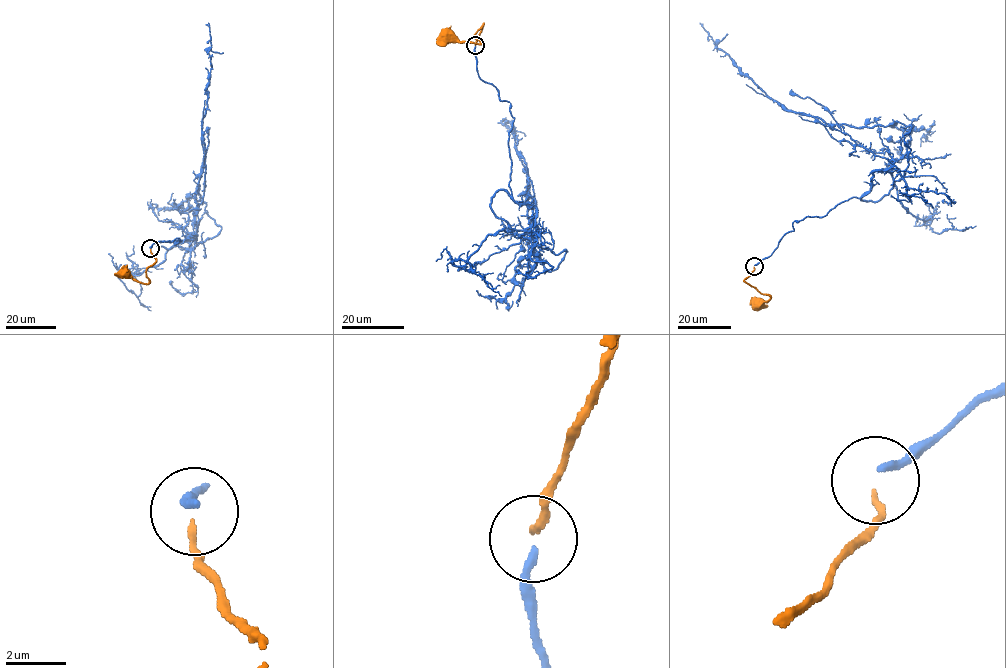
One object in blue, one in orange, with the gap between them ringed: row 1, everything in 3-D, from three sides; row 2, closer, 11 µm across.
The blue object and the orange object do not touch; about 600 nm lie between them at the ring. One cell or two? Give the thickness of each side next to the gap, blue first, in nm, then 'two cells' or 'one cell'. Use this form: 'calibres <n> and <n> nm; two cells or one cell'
calibres 240 and 190 nm; one cell

